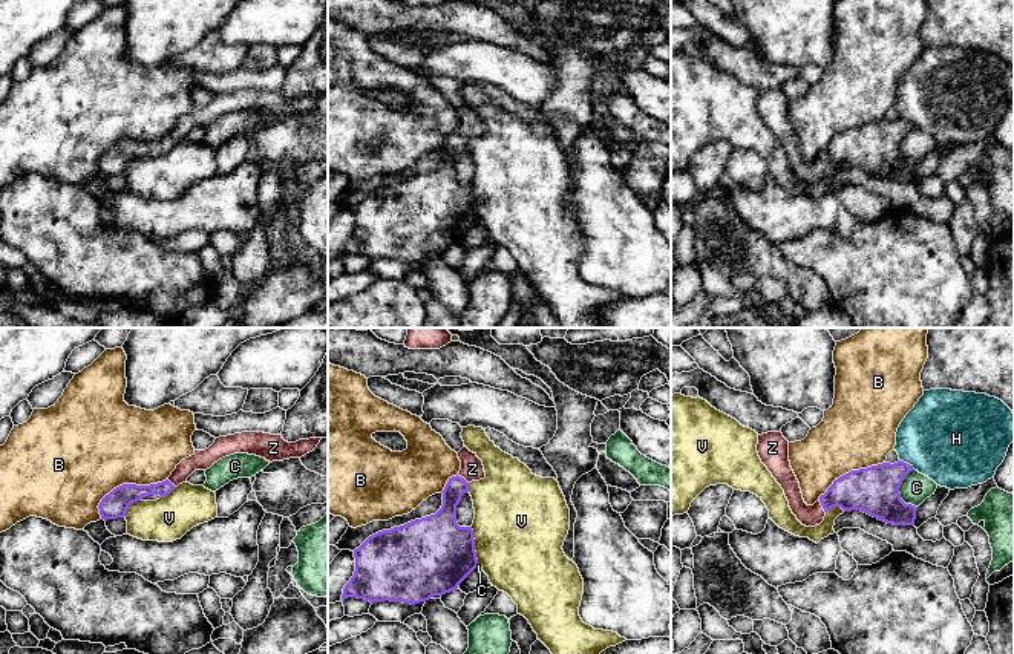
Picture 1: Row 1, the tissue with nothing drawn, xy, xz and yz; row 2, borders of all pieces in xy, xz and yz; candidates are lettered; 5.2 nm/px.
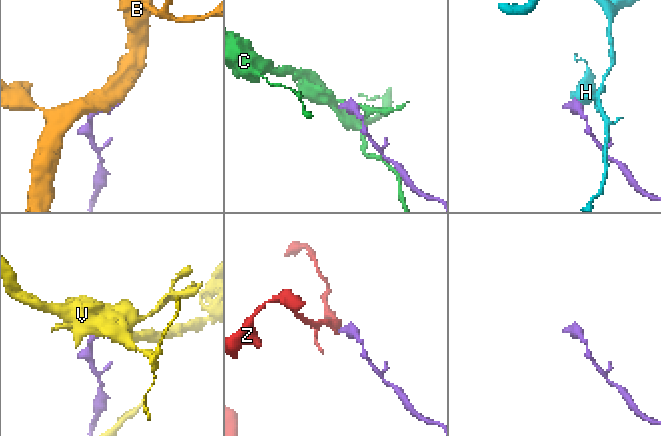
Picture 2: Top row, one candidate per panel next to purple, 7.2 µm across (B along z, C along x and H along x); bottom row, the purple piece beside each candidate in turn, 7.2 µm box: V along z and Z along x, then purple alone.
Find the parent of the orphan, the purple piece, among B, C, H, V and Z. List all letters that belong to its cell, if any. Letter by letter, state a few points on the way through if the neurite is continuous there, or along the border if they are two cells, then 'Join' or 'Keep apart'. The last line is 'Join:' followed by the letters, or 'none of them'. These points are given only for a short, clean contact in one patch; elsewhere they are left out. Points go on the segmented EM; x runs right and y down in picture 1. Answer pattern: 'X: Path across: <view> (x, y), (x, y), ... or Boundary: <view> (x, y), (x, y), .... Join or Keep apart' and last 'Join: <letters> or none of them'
B: Keep apart
C: Keep apart
H: Boundary: yz (899, 458), (915, 469). Keep apart
V: Keep apart
Z: Join
Join: Z

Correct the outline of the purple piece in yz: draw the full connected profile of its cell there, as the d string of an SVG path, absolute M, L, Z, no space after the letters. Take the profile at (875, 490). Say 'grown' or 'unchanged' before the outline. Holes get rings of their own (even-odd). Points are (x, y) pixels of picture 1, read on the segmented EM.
unchanged | M898 461L882 463L867 469L852 470L819 496L827 513L833 507L844 512L861 510L893 525L914 525L918 507L901 499L899 487L913 466Z

